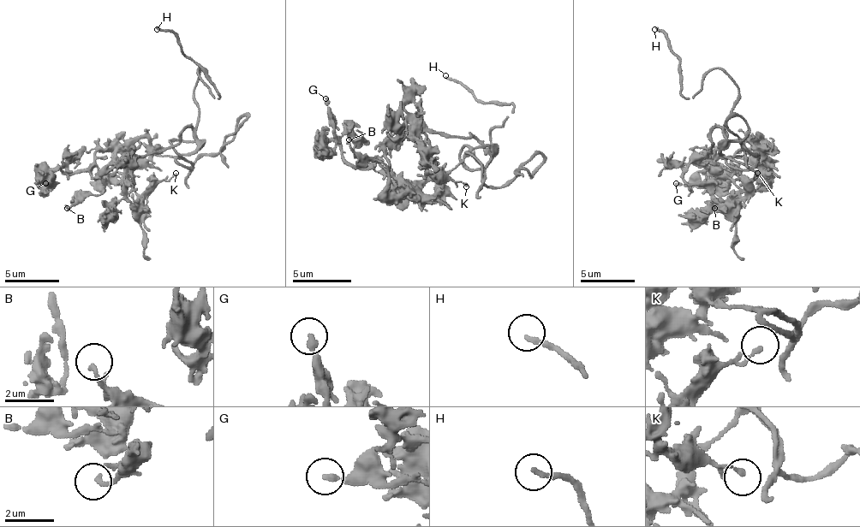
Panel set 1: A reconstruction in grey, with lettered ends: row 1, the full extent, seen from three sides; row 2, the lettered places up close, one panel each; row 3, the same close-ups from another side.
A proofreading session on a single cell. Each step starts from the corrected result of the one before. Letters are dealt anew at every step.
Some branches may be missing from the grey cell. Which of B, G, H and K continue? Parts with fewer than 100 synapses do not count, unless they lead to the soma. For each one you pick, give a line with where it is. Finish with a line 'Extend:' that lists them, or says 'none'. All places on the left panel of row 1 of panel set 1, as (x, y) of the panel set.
H: Place: (157, 29)
Extend: H

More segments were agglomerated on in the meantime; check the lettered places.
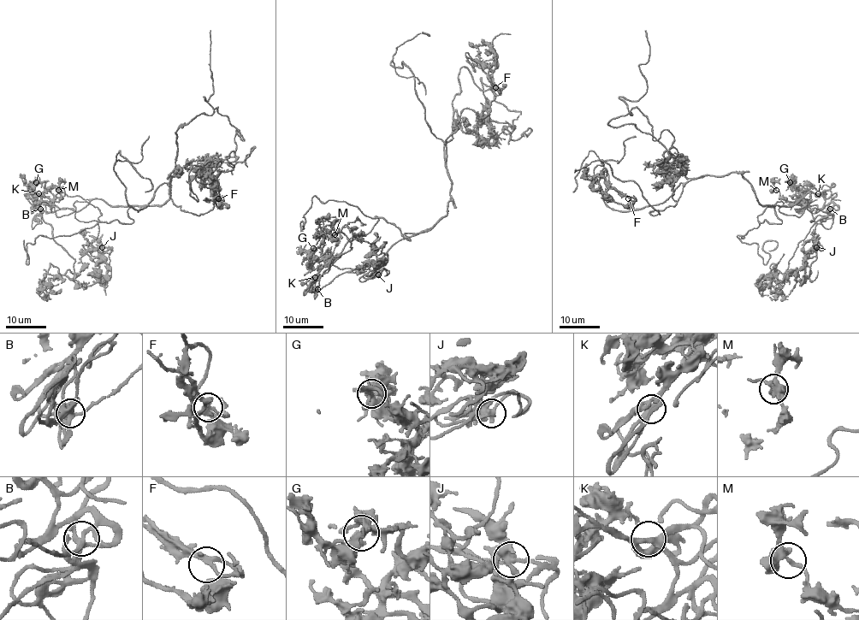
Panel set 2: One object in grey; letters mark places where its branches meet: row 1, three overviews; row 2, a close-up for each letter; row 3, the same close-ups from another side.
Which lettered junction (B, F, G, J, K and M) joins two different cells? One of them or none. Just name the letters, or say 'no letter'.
no letter

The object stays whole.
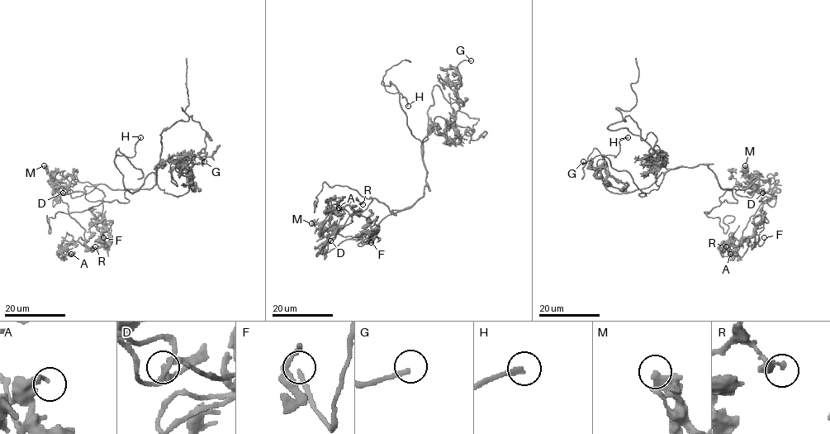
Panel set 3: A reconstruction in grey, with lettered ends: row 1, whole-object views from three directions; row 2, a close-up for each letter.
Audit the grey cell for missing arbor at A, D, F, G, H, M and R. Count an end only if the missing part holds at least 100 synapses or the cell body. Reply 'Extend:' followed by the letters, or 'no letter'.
Extend: G

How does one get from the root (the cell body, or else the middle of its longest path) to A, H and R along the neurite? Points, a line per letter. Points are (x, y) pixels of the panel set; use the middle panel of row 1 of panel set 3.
A: (426, 171), (424, 195), (411, 205), (328, 252), (336, 231), (352, 221), (335, 204), (326, 207), (339, 207)
H: (426, 171), (423, 145), (407, 125), (399, 90), (391, 81), (381, 82), (408, 106)
R: (426, 171), (424, 195), (411, 205), (328, 252), (336, 231), (352, 221), (344, 206), (356, 200), (362, 204)

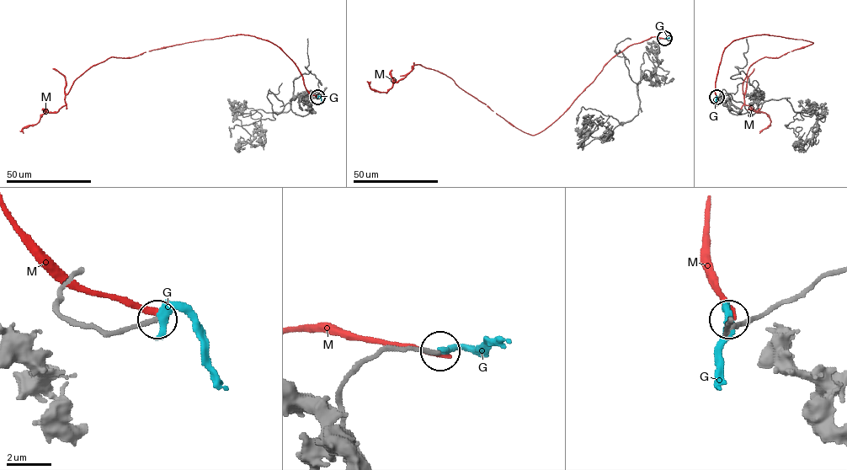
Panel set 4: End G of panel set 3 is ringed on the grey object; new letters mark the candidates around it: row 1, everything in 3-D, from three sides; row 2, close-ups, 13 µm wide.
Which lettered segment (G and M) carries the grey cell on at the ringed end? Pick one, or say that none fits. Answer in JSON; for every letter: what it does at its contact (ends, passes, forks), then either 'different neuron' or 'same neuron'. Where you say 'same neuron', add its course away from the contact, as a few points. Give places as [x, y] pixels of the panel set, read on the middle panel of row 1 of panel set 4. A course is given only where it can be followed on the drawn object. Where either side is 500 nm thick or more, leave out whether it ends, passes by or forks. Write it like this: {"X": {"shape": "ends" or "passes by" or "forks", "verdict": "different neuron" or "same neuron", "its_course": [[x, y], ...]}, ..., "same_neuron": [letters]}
{"G": {"shape": "ends", "verdict": "same neuron"}, "M": {"shape": "ends", "verdict": "different neuron"}, "same_neuron": ["G"]}

